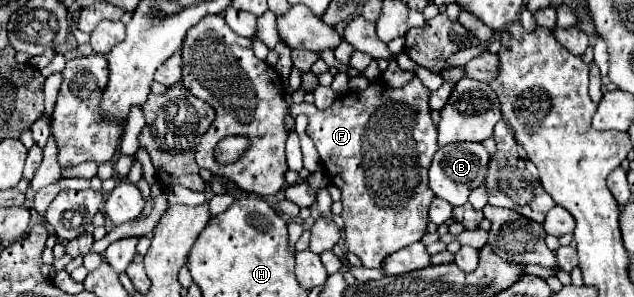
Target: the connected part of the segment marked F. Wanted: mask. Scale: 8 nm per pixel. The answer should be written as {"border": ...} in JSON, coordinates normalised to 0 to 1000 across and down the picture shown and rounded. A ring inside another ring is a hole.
{"border":[[[651,256],[639,290],[617,296],[595,276],[574,303],[535,320],[516,370],[503,370],[494,350],[462,350],[459,391],[481,384],[487,397],[484,458],[494,471],[506,545],[522,593],[522,613],[541,646],[541,747],[544,747],[544,835],[566,862],[576,902],[601,902],[610,855],[658,815],[674,781],[674,707],[686,653],[674,626],[674,572],[680,559],[683,519],[689,512],[689,431],[680,411],[677,364],[680,303]],[[585,404],[585,458],[576,458],[579,418]]]}

